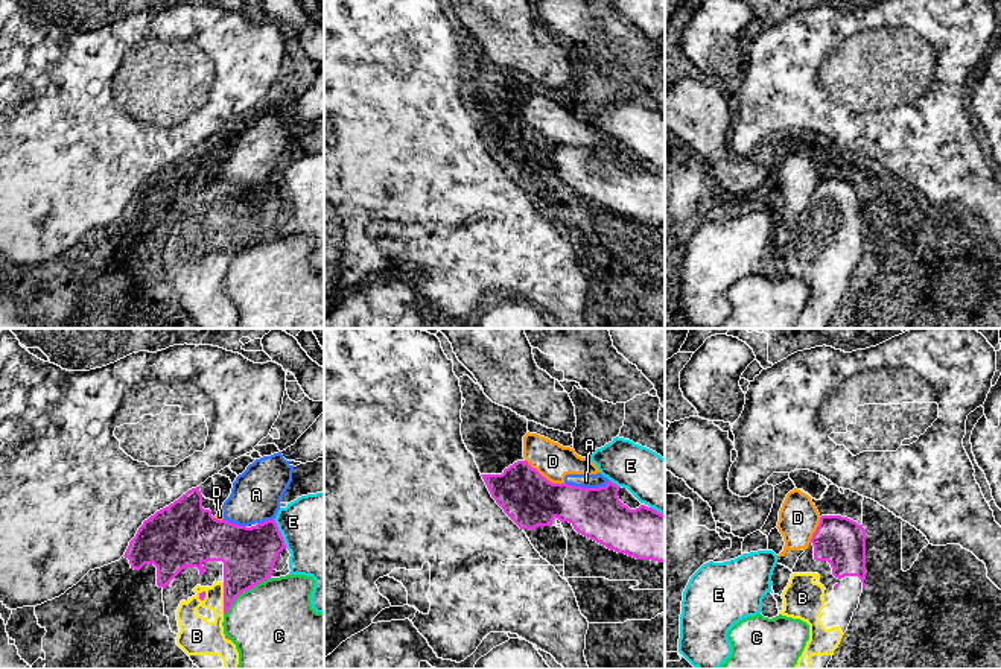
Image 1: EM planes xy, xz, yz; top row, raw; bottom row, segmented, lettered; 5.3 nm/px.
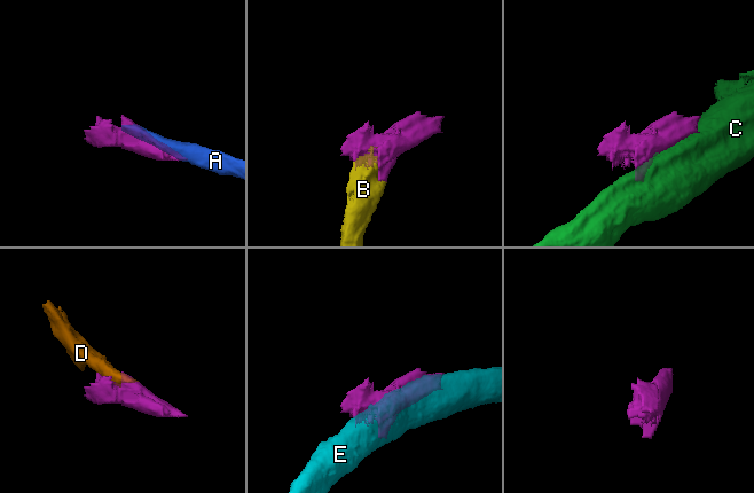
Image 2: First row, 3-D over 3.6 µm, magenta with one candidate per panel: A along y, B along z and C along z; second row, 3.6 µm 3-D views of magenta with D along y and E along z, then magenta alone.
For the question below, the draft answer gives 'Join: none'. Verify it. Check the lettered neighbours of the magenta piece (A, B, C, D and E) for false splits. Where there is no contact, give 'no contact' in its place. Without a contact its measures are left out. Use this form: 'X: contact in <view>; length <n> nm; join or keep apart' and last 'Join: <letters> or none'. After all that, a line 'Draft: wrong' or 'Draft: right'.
A: contact in xz; length 240 nm; keep apart
B: contact in xy; length 170 nm; join
C: contact in xy; length 320 nm; keep apart
D: contact in xz; length 240 nm; keep apart
E: contact in xy; length 180 nm; keep apart
Join: B
Draft: wrong

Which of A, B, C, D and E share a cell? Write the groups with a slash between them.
A D / B / C / E

